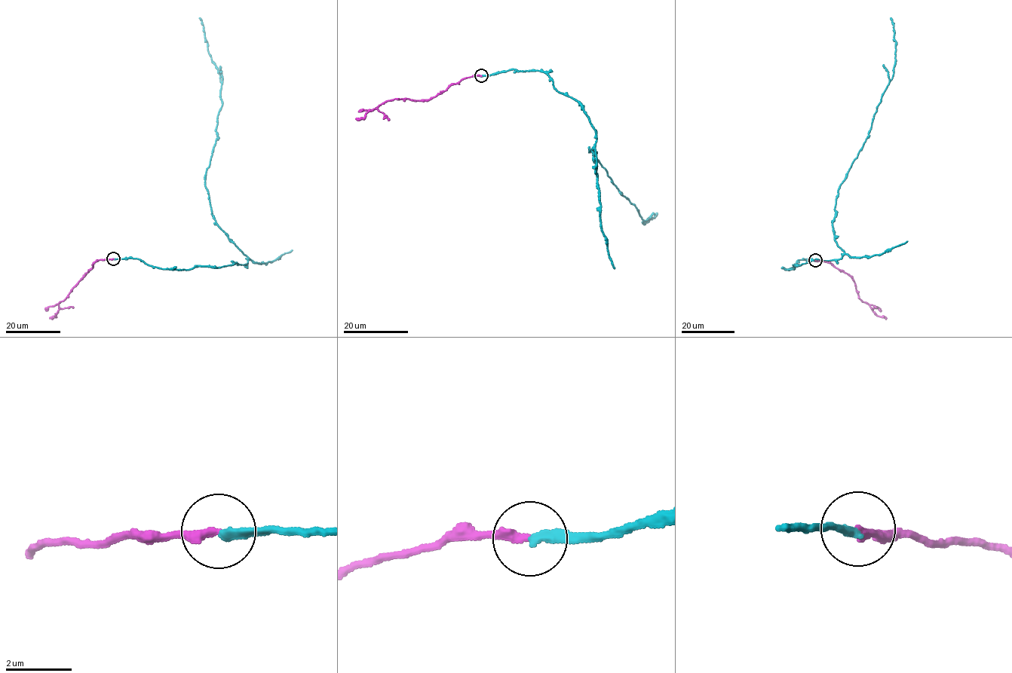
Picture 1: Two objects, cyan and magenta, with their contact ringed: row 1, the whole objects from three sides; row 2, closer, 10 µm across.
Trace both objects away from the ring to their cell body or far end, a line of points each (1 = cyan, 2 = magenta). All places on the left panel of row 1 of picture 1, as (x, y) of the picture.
1: (113, 258), (183, 270), (247, 263), (212, 214), (206, 187), (222, 84), (199, 18)
2: (113, 258), (94, 261), (91, 269), (62, 301), (59, 301), (56, 316), (49, 318)

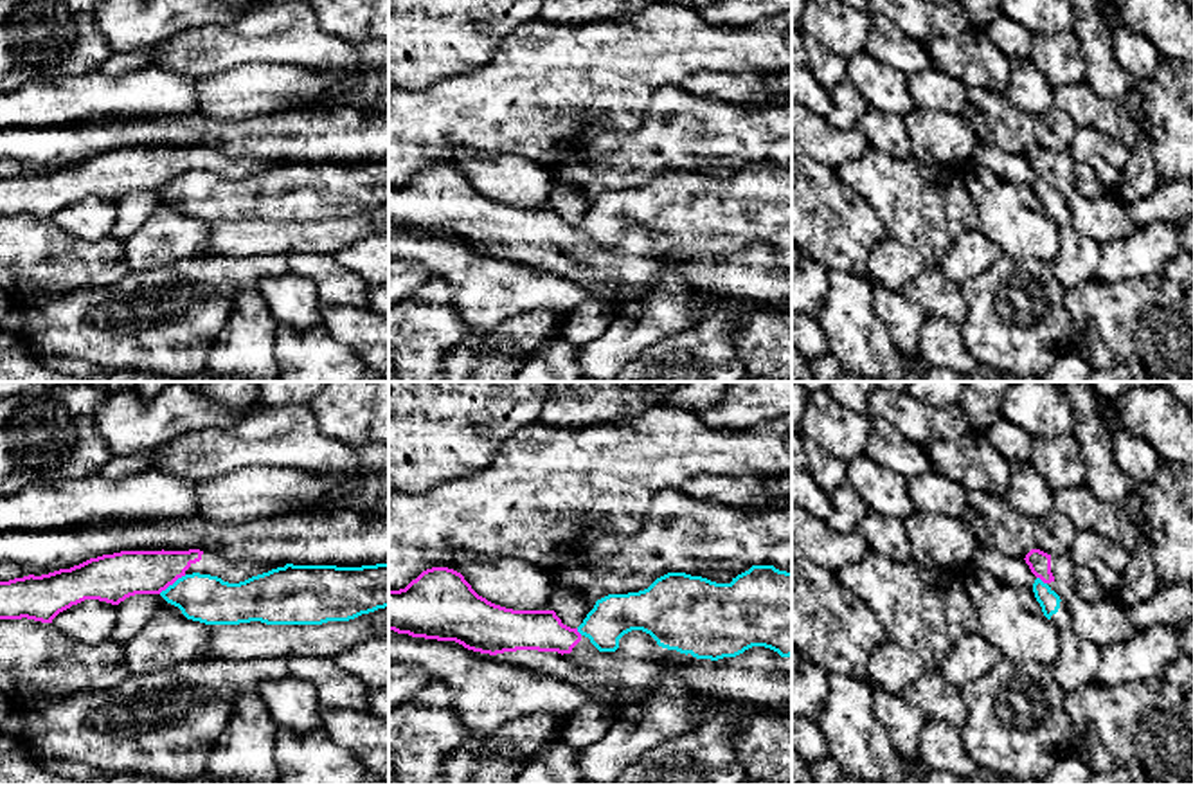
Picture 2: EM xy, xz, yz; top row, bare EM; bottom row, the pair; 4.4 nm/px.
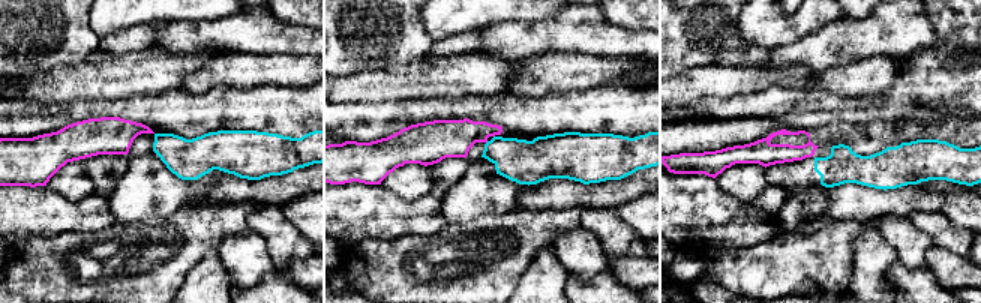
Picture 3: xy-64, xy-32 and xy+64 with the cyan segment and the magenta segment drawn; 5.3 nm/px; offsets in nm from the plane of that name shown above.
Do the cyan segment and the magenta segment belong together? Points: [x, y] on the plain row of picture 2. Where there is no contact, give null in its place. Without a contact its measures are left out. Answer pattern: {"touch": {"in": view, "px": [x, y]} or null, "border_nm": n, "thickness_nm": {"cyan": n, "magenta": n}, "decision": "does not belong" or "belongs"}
{"touch": {"in": "xy", "px": [173, 180]}, "border_nm": 150, "thickness_nm": {"cyan": 220, "magenta": 200}, "decision": "does not belong"}

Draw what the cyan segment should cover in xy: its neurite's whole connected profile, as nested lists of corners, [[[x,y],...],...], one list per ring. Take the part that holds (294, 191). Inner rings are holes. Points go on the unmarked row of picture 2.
[[[389,160],[272,166],[239,180],[185,171],[160,189],[187,216],[205,221],[322,221],[389,203]]]

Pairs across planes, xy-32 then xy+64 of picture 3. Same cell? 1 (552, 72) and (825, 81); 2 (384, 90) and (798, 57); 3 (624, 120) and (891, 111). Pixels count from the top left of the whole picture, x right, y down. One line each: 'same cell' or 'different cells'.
1: same cell
2: different cells
3: same cell

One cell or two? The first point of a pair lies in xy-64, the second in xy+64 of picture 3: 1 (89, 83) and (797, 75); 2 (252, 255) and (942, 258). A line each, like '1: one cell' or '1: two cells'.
1: one cell
2: two cells

